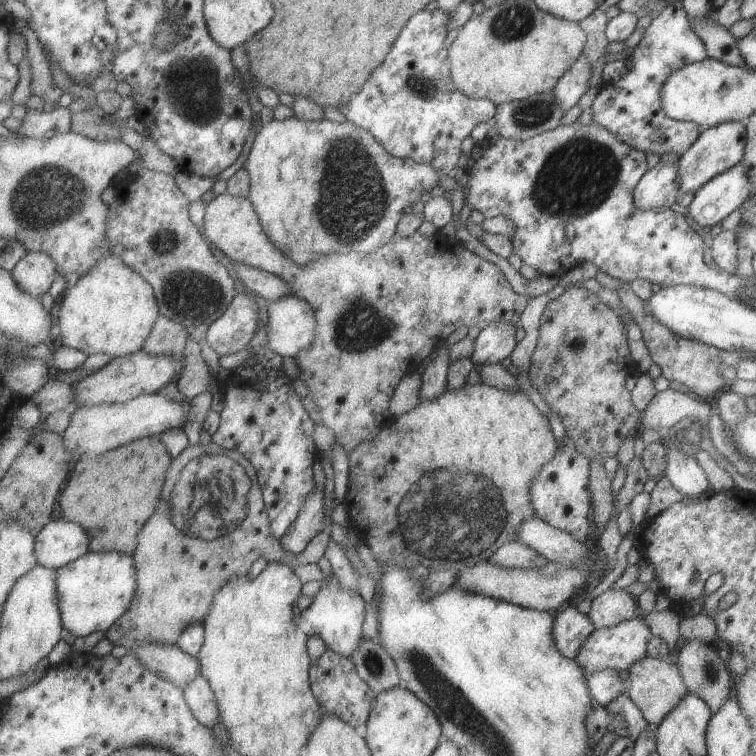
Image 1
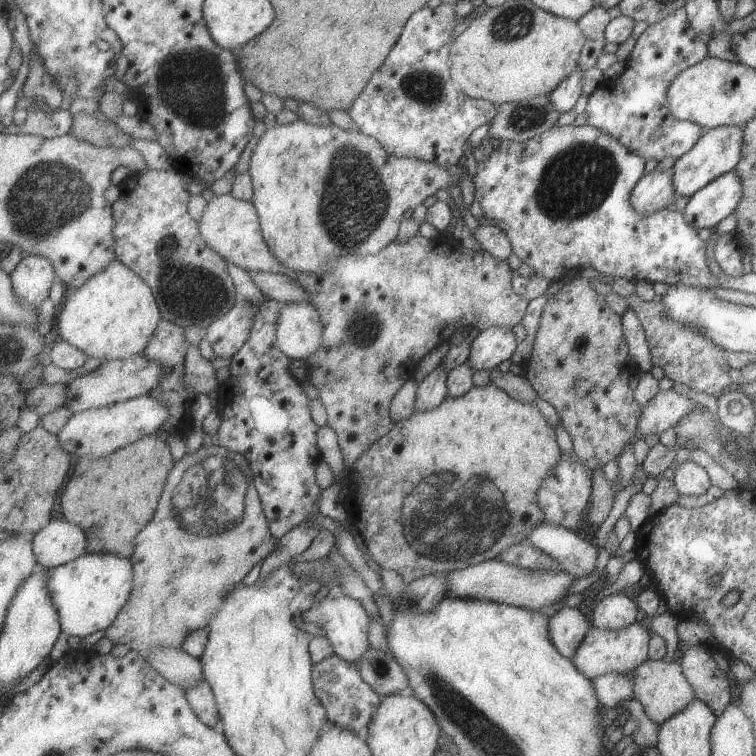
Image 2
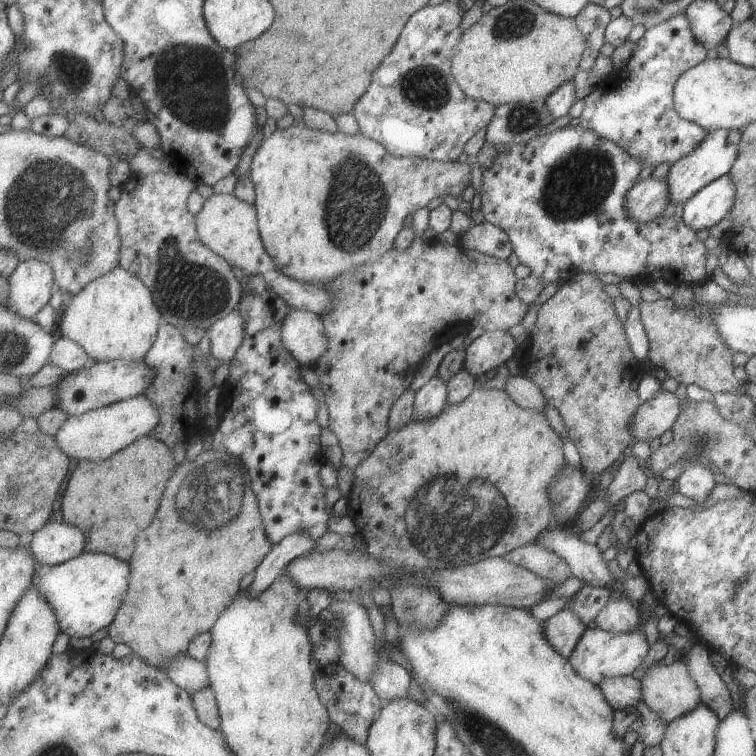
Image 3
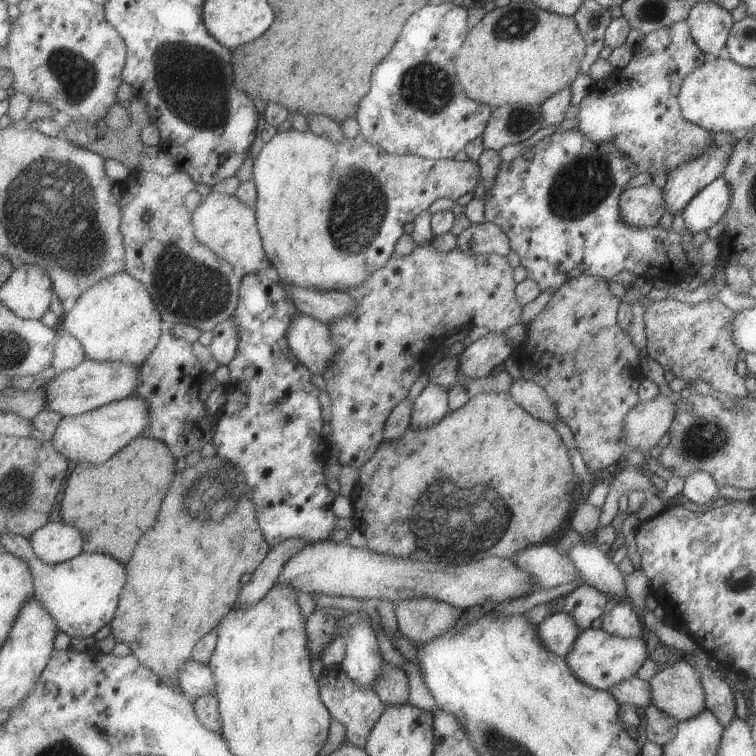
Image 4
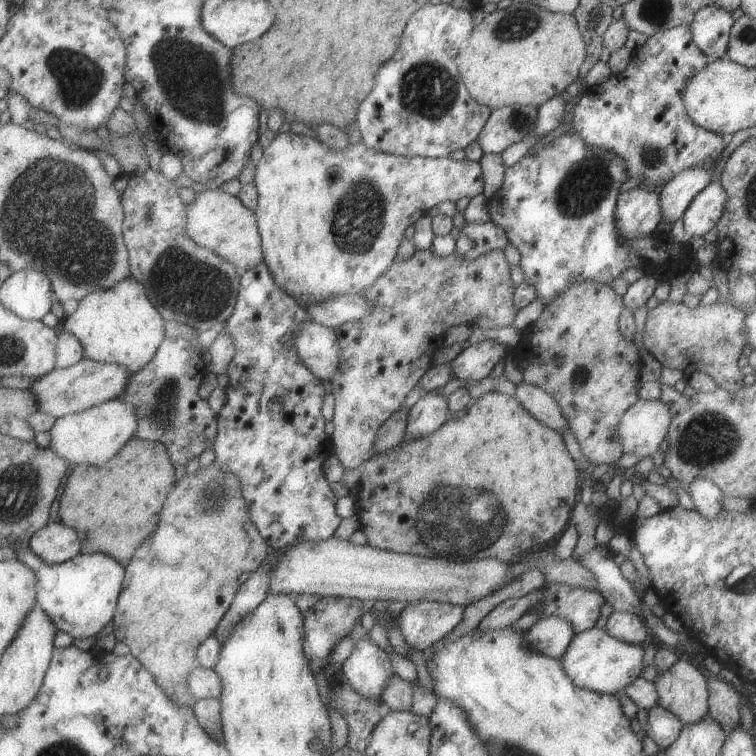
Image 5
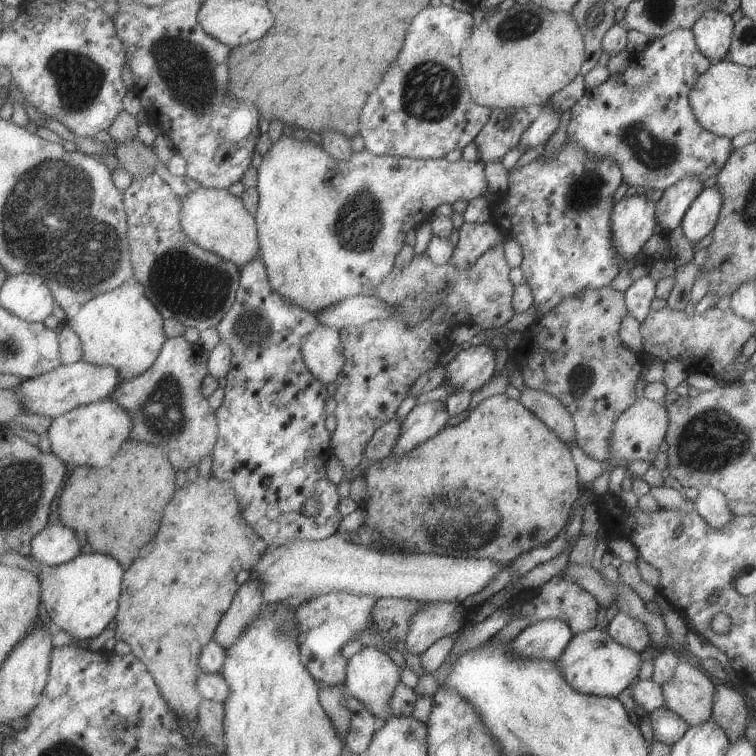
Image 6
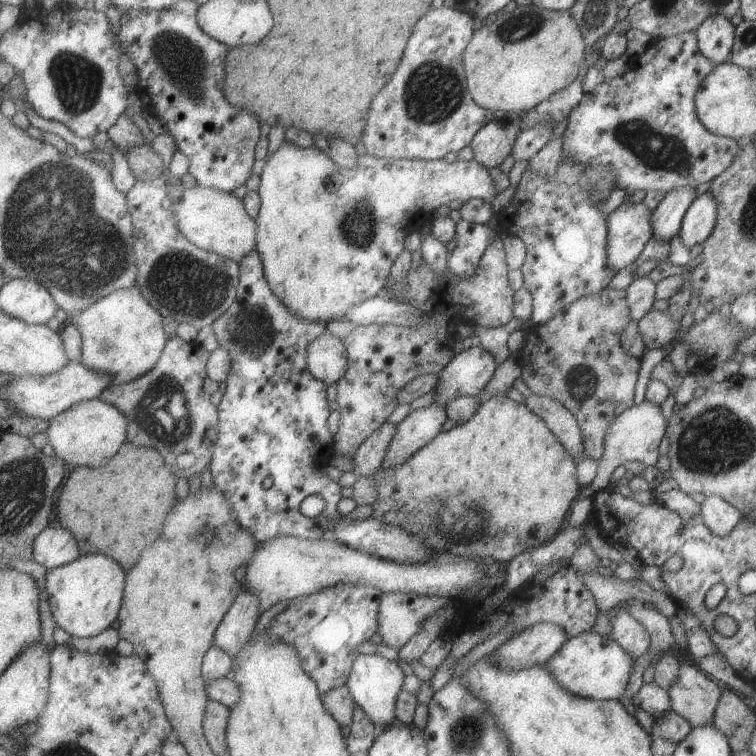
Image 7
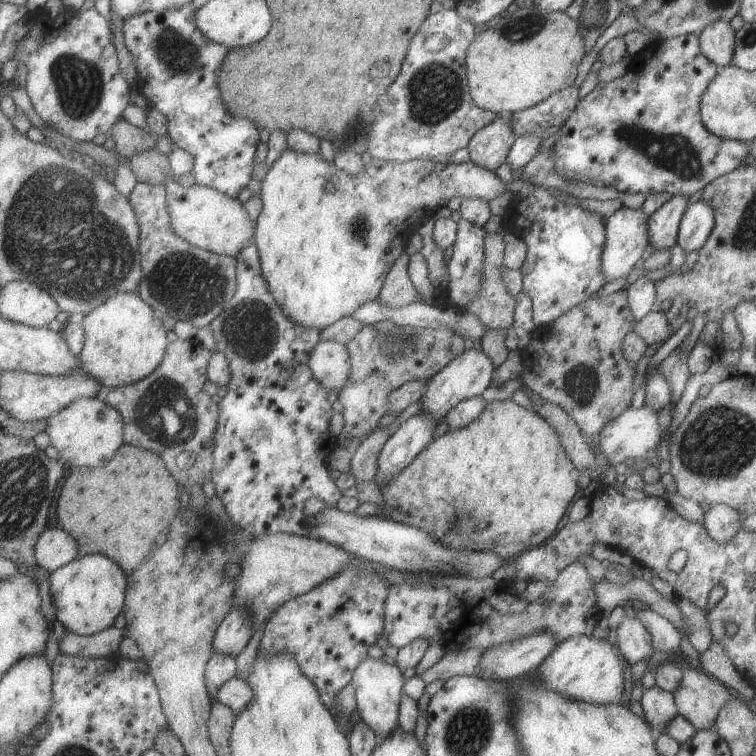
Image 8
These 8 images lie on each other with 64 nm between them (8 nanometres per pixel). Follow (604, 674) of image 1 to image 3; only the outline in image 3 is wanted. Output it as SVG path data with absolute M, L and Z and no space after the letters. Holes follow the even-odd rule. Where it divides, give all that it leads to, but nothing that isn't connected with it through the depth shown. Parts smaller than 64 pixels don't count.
M631 675L603 678L598 687L603 694L603 698L605 698L605 702L614 711L641 702L641 684L639 684L639 680L632 678Z

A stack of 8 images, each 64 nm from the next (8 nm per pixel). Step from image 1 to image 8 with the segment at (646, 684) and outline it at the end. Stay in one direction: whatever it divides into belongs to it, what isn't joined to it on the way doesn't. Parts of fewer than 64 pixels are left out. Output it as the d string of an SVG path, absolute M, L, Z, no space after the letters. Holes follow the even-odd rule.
M687 668L674 696L678 715L690 722L696 729L712 729L716 715L728 700L733 697L726 687L709 677L704 671Z

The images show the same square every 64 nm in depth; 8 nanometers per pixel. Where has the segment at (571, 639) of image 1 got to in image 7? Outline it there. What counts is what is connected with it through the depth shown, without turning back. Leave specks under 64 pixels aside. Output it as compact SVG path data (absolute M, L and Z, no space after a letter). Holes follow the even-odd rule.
M536 623L530 628L514 634L503 647L500 647L489 658L504 669L530 668L535 663L545 665L567 640L567 634L561 627L552 623Z

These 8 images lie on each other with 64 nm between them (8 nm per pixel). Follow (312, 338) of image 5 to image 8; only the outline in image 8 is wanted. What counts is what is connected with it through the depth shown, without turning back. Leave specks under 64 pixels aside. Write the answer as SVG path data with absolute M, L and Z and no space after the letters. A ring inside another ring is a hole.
M321 340L310 357L311 371L328 389L339 392L346 386L352 372L348 346L341 342Z

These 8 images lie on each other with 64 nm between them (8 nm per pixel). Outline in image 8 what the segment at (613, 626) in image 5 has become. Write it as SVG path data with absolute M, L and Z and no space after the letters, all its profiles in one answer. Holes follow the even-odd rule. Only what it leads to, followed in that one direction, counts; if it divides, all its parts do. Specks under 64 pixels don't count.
M629 614L628 617L617 623L617 630L615 630L616 648L625 660L629 664L634 664L640 660L649 659L654 649L651 645L650 635L645 631L641 622Z

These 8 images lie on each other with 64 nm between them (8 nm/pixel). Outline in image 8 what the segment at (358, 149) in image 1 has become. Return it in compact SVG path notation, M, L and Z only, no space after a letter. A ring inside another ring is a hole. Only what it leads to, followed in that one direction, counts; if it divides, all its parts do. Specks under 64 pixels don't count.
M285 150L281 157L271 166L262 182L262 200L264 201L264 210L257 224L257 236L254 239L256 246L260 251L262 261L262 270L270 285L271 292L276 297L278 304L286 310L286 316L289 316L298 324L307 327L316 327L321 330L327 328L330 324L351 317L367 302L378 300L382 295L383 288L386 286L387 276L397 263L397 260L405 253L407 242L411 237L418 233L426 219L433 217L433 214L440 207L447 207L451 198L475 199L481 198L487 201L503 196L507 192L506 183L497 176L496 172L489 171L487 168L478 166L470 160L463 164L441 164L428 159L418 159L413 161L398 162L385 161L384 159L373 158L366 164L365 171L359 175L354 175L337 168L331 162L327 162L319 153L303 153L295 150Z

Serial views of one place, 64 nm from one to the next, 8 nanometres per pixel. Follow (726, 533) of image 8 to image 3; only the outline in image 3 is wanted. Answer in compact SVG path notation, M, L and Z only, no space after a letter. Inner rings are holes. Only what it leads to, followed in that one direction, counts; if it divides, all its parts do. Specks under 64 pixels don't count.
M686 465L674 480L677 492L683 494L689 503L701 503L716 485L710 471L701 466Z

